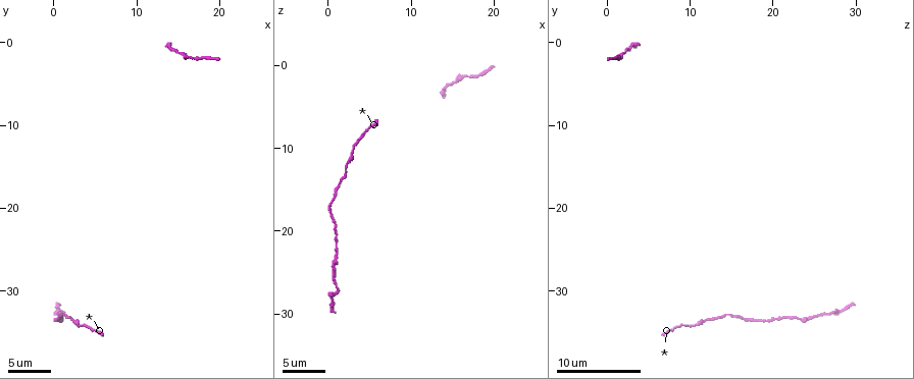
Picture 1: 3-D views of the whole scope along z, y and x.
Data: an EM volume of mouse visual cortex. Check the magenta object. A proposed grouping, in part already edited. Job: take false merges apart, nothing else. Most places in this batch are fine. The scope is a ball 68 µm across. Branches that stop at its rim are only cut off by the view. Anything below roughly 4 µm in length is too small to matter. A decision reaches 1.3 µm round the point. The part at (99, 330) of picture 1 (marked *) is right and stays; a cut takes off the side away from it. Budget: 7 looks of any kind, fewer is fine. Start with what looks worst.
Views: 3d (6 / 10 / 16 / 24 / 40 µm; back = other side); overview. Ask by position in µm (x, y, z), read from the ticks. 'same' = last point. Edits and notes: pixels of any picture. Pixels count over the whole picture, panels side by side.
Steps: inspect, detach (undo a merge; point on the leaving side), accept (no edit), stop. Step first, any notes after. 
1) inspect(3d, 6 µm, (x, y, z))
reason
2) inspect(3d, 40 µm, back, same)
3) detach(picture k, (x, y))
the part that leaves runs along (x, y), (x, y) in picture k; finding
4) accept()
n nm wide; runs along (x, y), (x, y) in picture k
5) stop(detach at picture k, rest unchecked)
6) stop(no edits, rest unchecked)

inspect(3d, 6 µm, (2.2, 33.6, 11.8))
thick turns thin

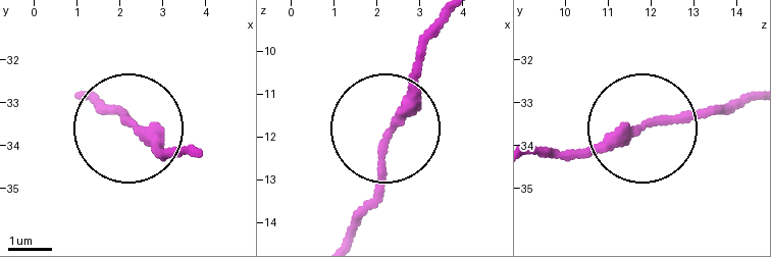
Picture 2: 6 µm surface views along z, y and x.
accept()
runs along (531, 151), (608, 147), (736, 103) in picture 2; all the same neuron

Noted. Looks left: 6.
inspect(3d, 6 µm, (1.2, 33.4, 22.8))

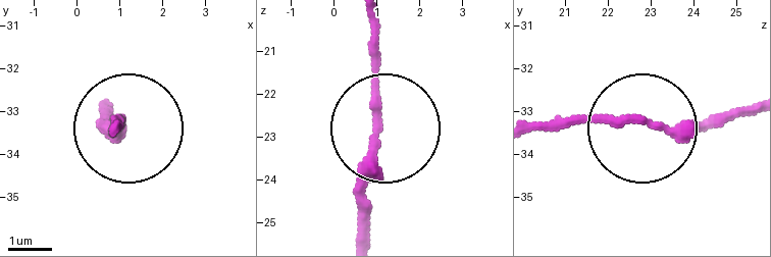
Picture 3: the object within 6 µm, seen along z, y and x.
inspect(3d, 6 µm, back, (1.00, 33.20, 22.45))

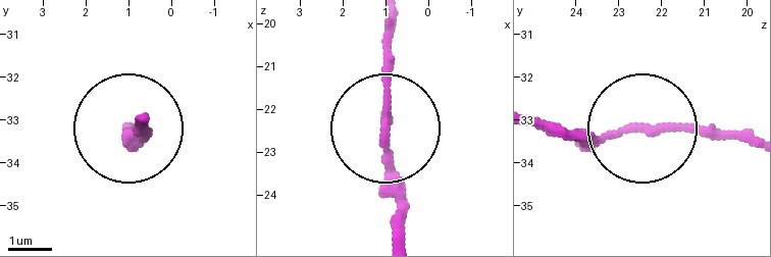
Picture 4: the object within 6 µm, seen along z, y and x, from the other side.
detach(picture 4, (124, 145))
170 nm wide; the part that leaves runs along (635, 120), (606, 132), (540, 120) in picture 4; a second neuron is stuck on

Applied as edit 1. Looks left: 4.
inspect(overview)

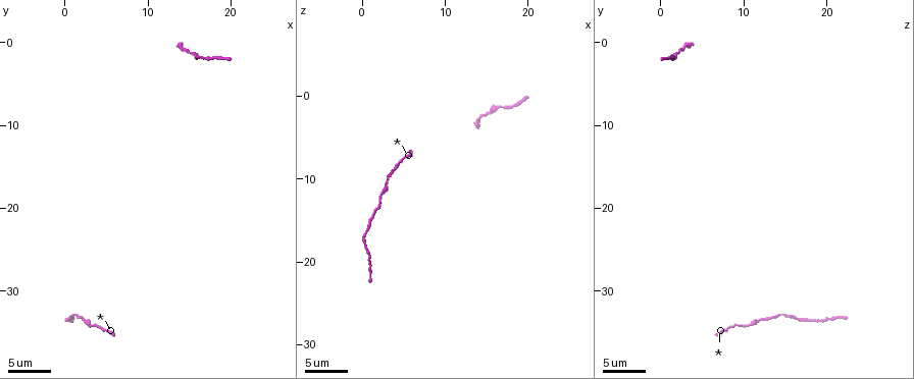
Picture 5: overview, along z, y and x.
inspect(3d, 6 µm, (0.2, 33.6, 17.2))
sudden change in width

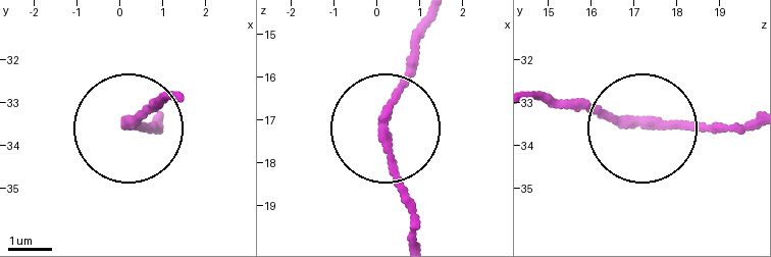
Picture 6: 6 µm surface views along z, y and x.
accept()
runs along (176, 93), (124, 125), (158, 125) in picture 6; one neuron here

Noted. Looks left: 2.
stop(detach at picture 4, rest unchecked)

